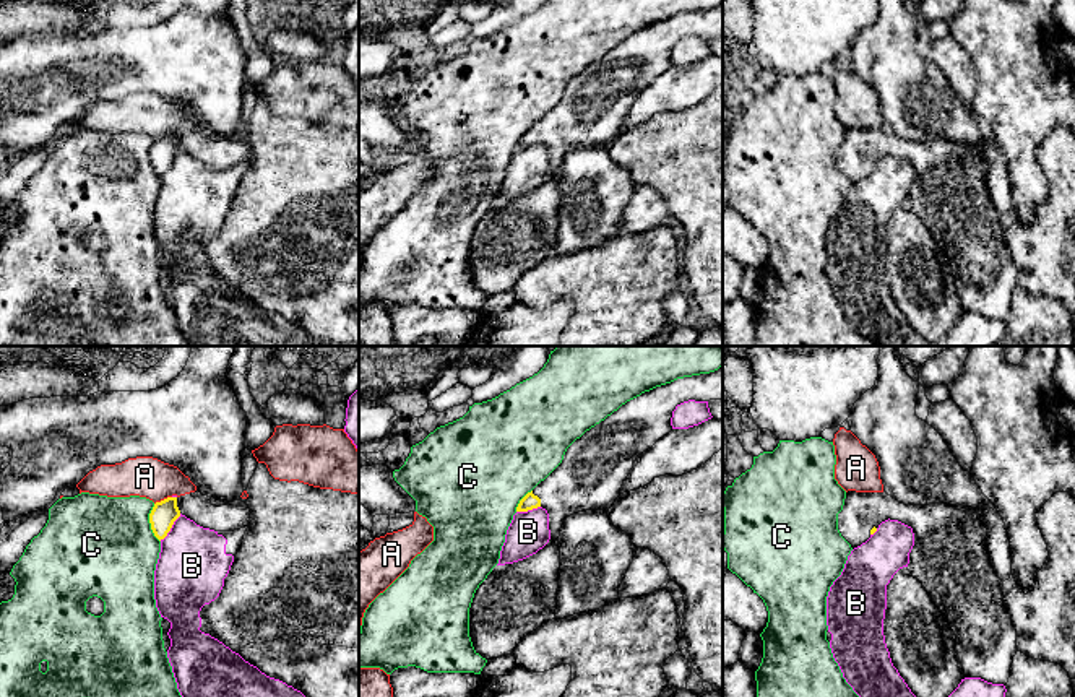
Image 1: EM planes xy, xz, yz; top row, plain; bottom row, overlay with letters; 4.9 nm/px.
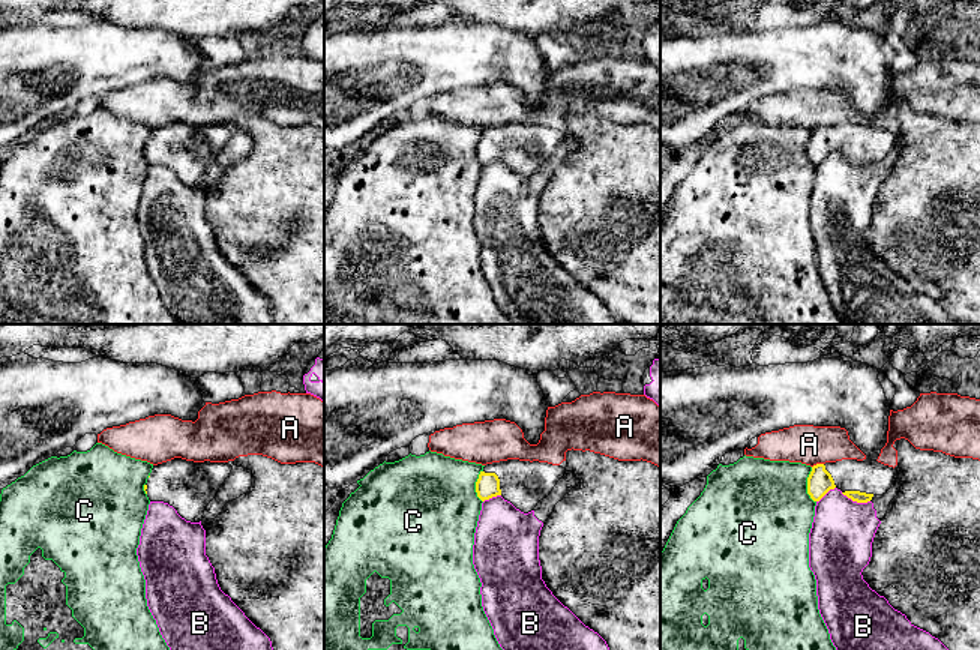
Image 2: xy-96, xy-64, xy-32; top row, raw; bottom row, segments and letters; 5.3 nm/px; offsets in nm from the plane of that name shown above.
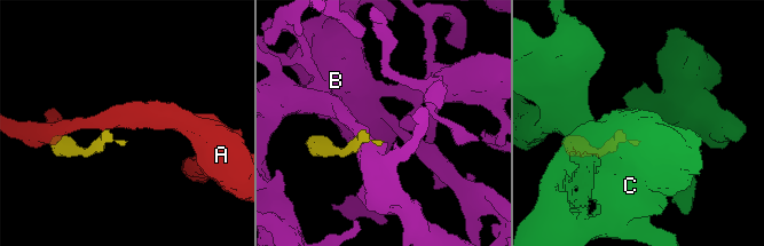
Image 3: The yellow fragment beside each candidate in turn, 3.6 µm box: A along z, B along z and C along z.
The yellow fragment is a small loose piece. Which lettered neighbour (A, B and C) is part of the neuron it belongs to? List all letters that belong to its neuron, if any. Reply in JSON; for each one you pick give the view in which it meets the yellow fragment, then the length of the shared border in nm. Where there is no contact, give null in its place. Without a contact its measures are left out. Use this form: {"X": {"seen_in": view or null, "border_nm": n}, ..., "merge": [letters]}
{"merge": []}

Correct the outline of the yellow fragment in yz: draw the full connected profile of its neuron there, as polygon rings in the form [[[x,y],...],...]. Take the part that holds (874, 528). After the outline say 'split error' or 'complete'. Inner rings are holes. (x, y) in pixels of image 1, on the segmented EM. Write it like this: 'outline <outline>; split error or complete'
outline [[[848,491],[838,513],[841,536],[857,548],[866,543],[885,520],[898,520],[913,528],[914,546],[908,570],[916,577],[945,622],[956,635],[955,656],[961,678],[981,678],[992,684],[1007,684],[1013,656],[1018,652],[1017,630],[1004,603],[1004,582],[997,577],[987,554],[987,528],[981,522],[982,509],[929,504],[904,505],[883,492]]]; split error

